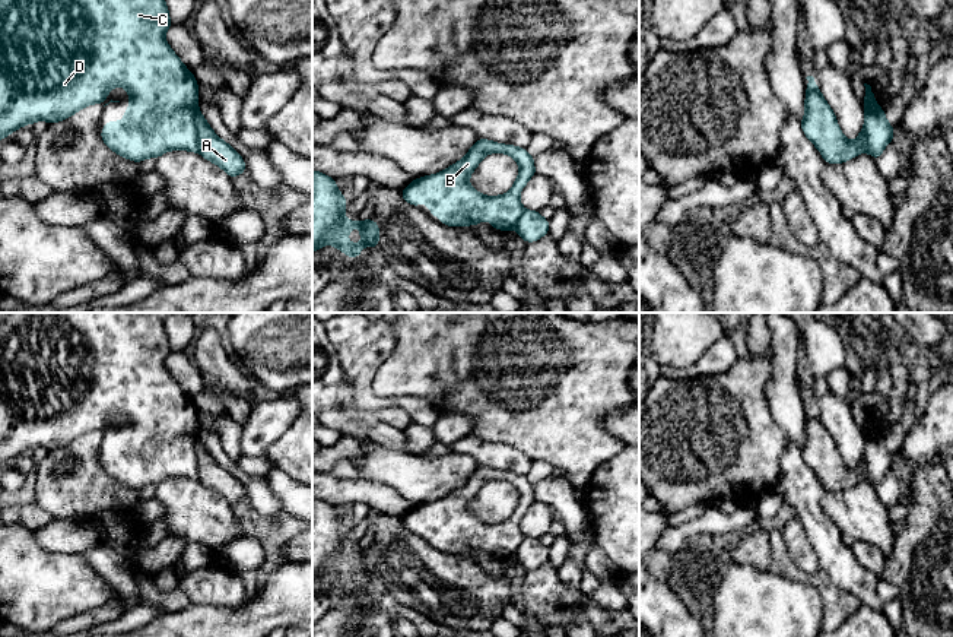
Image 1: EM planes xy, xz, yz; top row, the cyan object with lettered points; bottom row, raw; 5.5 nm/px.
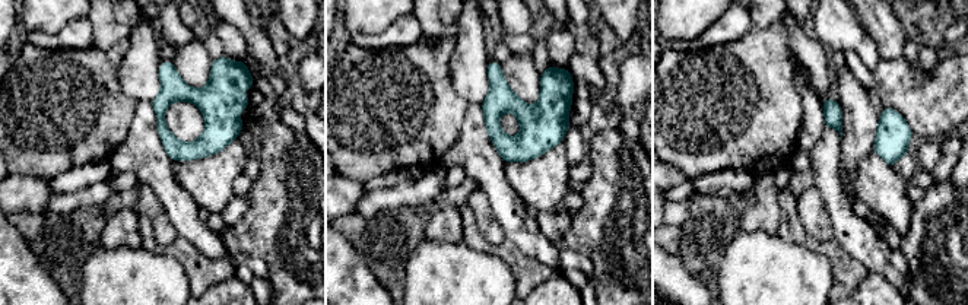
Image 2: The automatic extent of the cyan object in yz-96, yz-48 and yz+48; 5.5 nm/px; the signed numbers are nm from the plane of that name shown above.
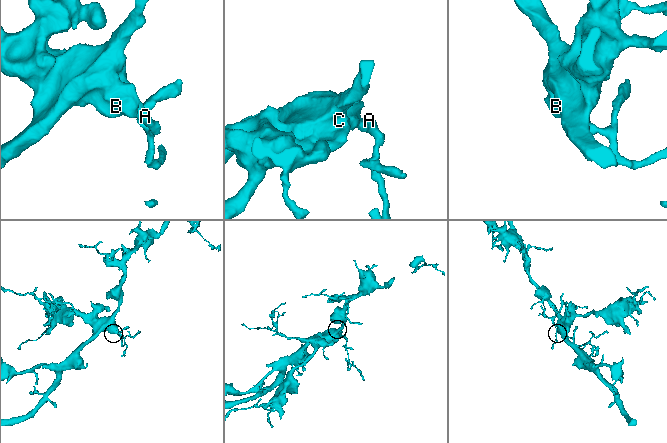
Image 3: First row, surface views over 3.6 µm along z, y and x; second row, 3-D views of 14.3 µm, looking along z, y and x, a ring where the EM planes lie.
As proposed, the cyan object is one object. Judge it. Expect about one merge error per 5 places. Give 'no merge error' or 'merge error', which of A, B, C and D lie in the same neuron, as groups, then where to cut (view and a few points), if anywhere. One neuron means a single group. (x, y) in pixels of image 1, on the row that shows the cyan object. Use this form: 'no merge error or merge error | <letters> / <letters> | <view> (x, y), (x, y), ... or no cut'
merge error | A / B C D | xy (199, 113), (196, 117), (196, 151)

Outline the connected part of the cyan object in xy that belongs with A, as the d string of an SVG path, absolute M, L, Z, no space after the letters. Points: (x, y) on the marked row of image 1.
M201 112L196 117L198 149L197 152L207 161L220 167L231 178L238 177L247 168L242 156L226 142L223 142L206 121Z

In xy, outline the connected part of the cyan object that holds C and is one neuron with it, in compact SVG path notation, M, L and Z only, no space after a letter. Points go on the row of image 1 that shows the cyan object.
M0 0L0 139L38 120L45 120L48 124L67 120L83 107L102 104L114 86L123 86L130 94L126 99L130 99L131 105L124 111L123 121L104 123L104 130L99 133L111 150L134 162L159 158L168 150L197 152L198 83L165 39L171 25L165 0Z

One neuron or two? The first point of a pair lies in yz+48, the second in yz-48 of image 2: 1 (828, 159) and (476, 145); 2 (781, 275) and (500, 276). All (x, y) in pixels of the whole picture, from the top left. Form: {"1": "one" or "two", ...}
{"1": "one", "2": "one"}

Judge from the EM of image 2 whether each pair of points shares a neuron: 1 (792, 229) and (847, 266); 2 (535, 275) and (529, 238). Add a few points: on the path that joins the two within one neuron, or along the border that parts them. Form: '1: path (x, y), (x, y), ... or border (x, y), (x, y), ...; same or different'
1: path (805, 240), (818, 247), (830, 248), (834, 253); same
2: border (505, 238), (527, 256), (551, 266), (558, 273); different

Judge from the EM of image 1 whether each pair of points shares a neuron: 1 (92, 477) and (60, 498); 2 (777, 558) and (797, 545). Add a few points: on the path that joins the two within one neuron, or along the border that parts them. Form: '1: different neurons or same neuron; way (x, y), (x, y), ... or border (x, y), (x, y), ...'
1: same neuron; way (85, 484), (73, 485), (67, 491)
2: different neurons; border (780, 532), (788, 557), (812, 574)

